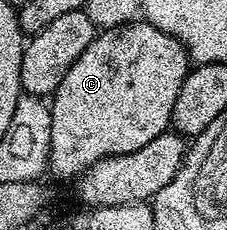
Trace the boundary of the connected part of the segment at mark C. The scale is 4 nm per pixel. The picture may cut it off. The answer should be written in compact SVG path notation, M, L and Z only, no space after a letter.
M135 21L101 30L96 39L86 45L86 53L82 53L82 57L70 65L66 77L62 77L62 85L58 85L50 97L50 171L71 180L111 155L134 153L134 149L150 145L154 137L169 130L174 101L178 101L178 89L182 89L182 81L186 81L189 70L188 50L177 39L170 37L170 33L162 33L162 29L152 23Z

